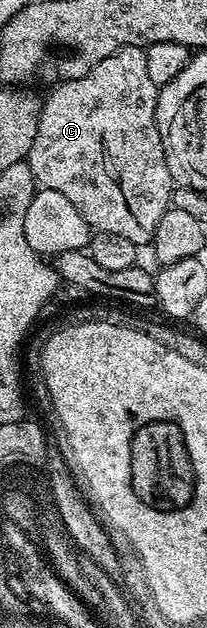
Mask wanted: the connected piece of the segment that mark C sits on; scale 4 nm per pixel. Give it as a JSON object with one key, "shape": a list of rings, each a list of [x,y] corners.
{"shape":[[[124,46],[107,56],[107,60],[99,60],[91,72],[58,83],[49,95],[44,95],[35,144],[31,144],[27,159],[34,183],[47,190],[63,192],[94,231],[115,232],[115,236],[123,236],[139,248],[148,247],[155,228],[159,228],[159,220],[163,220],[163,212],[170,209],[175,183],[167,168],[157,127],[159,86],[151,82],[144,49]]]}

